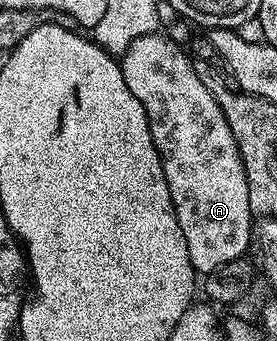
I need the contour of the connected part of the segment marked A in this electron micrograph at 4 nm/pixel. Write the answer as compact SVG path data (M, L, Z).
M162 35L136 38L120 63L128 90L144 106L152 142L160 154L172 194L176 222L180 222L184 242L188 242L188 258L192 258L195 273L205 274L224 266L224 262L232 262L232 258L247 255L246 247L252 244L248 178L220 102L200 82L187 49Z

